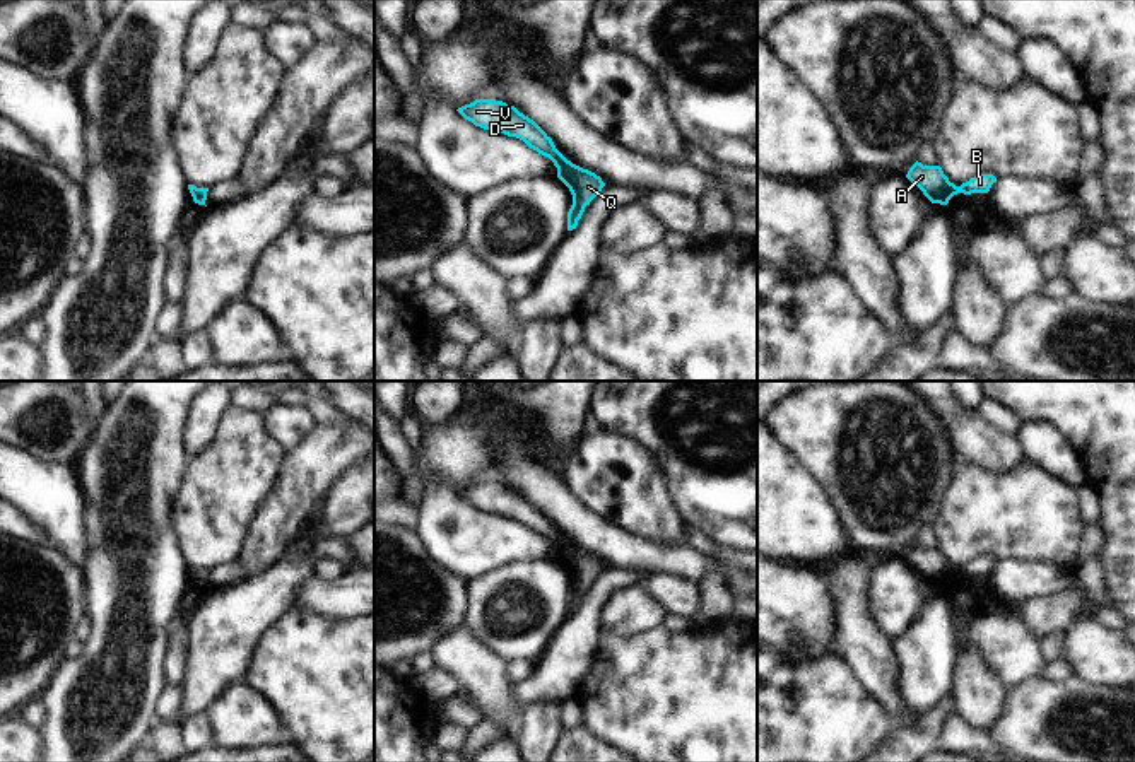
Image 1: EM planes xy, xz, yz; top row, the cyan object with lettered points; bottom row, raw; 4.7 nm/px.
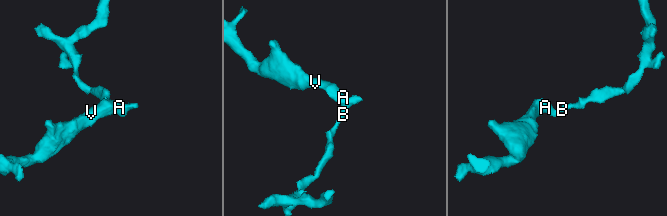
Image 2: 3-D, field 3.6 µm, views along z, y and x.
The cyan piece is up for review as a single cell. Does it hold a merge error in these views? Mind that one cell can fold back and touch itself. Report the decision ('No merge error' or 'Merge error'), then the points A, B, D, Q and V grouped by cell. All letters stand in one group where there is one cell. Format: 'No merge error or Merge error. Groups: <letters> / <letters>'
No merge error. Groups: A B D Q V.

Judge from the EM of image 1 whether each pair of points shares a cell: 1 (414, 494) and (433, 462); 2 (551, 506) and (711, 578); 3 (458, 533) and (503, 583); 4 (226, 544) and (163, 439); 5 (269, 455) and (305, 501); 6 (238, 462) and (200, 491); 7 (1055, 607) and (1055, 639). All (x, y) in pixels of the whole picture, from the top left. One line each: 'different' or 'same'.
1: different
2: different
3: different
4: different
5: different
6: same
7: different

